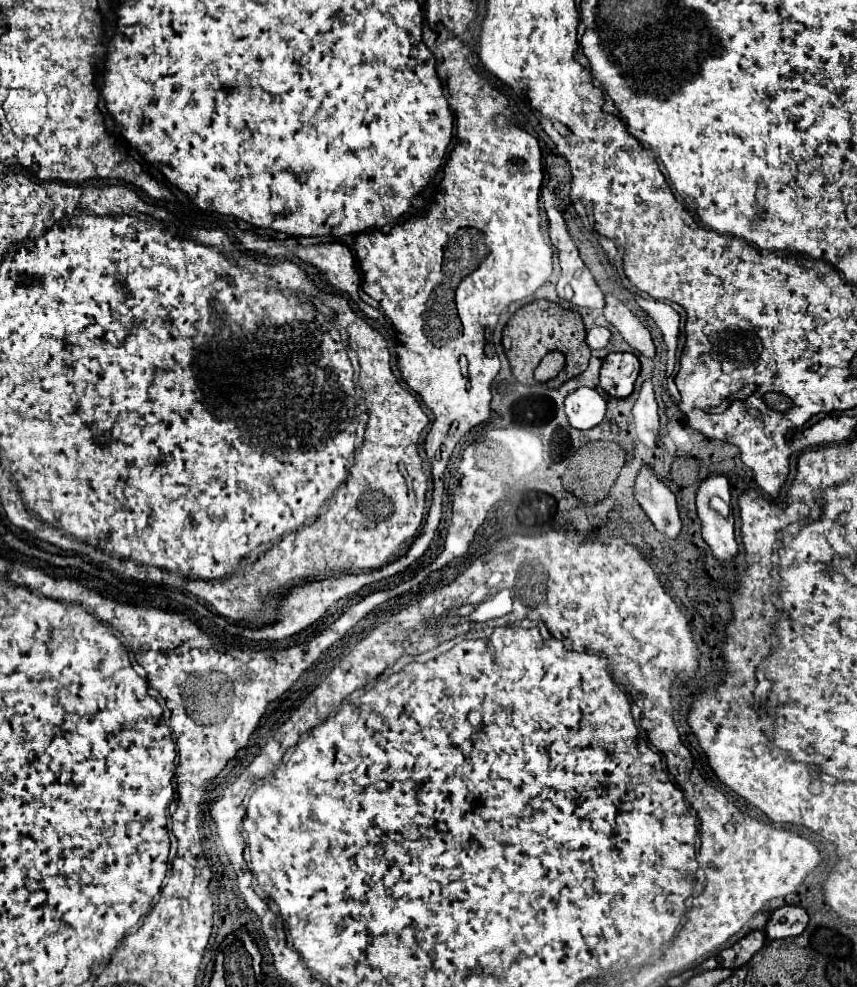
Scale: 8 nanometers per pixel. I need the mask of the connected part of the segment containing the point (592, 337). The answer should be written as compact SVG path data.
M591 328L587 332L587 344L591 350L599 350L599 348L605 348L607 342L609 342L609 330L607 328Z

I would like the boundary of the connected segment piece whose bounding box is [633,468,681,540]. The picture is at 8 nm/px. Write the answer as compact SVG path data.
M649 468L641 470L635 480L633 492L635 500L641 504L653 526L667 538L675 540L681 532L681 518L677 512L675 494L661 480L657 480L655 472Z

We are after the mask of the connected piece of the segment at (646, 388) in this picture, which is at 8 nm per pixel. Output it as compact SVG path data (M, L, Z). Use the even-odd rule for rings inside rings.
M645 380L639 398L633 406L633 424L637 440L643 442L647 448L655 448L657 432L659 432L659 414L657 414L657 402L653 396L651 380Z

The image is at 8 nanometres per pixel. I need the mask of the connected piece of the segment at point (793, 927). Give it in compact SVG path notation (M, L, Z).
M783 906L771 914L771 920L765 926L769 940L793 938L803 934L809 924L809 914L801 906Z

